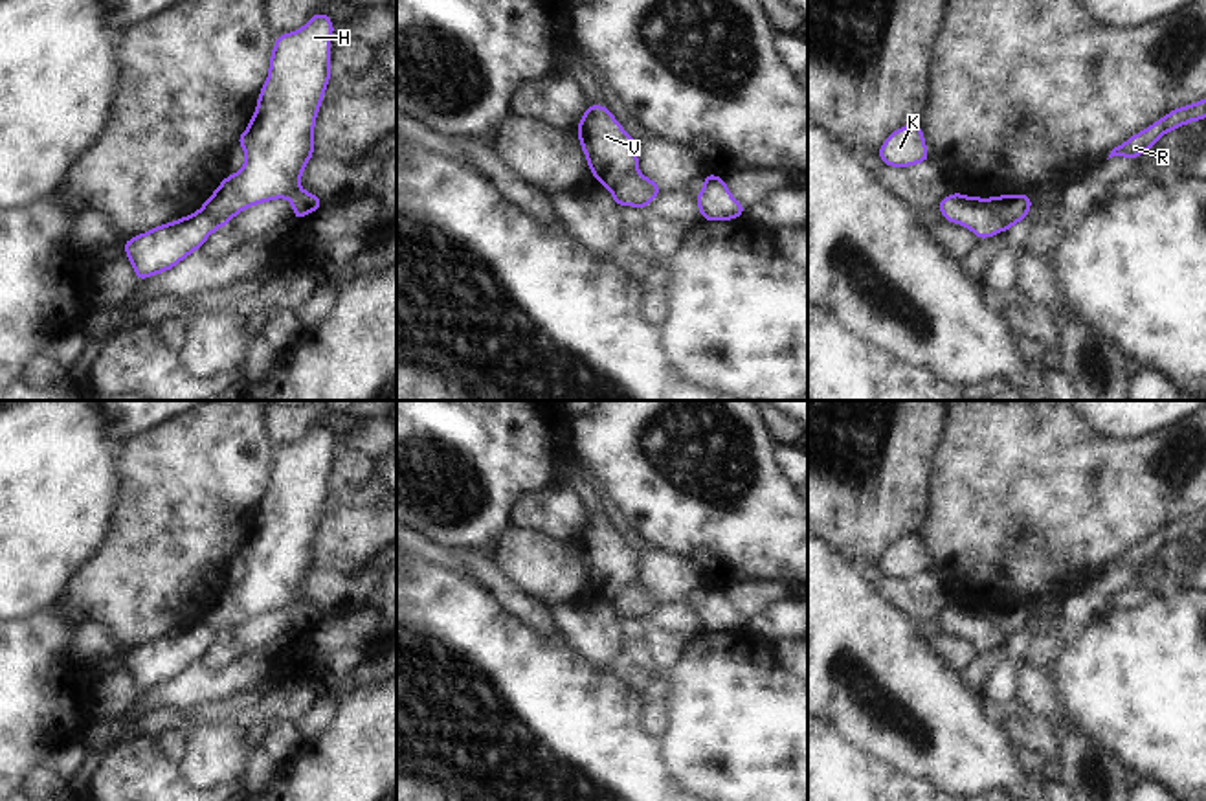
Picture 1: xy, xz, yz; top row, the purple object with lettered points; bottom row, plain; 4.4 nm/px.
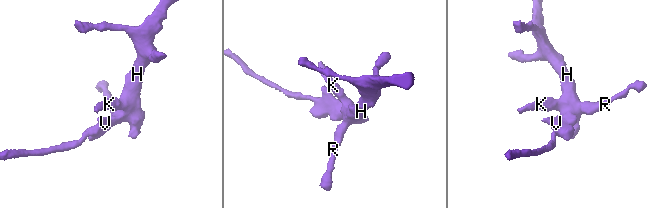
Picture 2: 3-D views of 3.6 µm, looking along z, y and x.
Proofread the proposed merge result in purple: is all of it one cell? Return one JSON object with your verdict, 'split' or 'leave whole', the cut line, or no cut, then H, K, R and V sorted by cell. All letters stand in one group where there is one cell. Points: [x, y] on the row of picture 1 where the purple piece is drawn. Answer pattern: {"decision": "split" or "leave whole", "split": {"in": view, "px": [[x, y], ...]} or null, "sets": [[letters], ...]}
{"decision": "split", "split": {"in": "yz", "px": [[982, 199], [990, 214], [1004, 228]]}, "sets": [["H", "K", "R"], ["V"]]}

